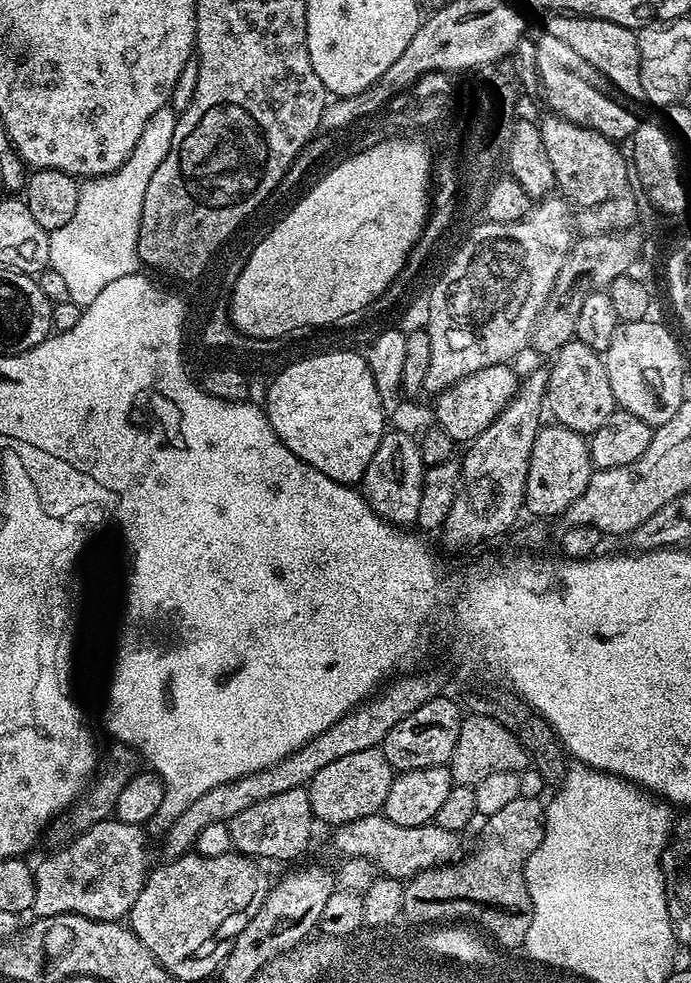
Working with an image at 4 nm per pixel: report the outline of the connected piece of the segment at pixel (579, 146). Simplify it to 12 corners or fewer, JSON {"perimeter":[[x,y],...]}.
{"perimeter":[[548,114],[538,127],[559,195],[636,218],[625,153]]}

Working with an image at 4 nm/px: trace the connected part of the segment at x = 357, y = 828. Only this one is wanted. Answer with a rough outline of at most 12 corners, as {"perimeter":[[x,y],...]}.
{"perimeter":[[383,814],[339,825],[341,857],[401,882],[453,861],[461,837]]}

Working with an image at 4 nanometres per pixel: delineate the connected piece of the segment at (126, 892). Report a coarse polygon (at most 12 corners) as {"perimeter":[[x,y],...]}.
{"perimeter":[[109,818],[34,868],[31,911],[123,921],[149,837]]}

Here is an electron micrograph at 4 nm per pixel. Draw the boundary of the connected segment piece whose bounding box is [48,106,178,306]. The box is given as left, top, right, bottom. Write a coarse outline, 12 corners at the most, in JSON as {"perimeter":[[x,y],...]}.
{"perimeter":[[178,119],[146,122],[118,170],[80,184],[48,263],[86,306],[141,267],[142,198]]}

